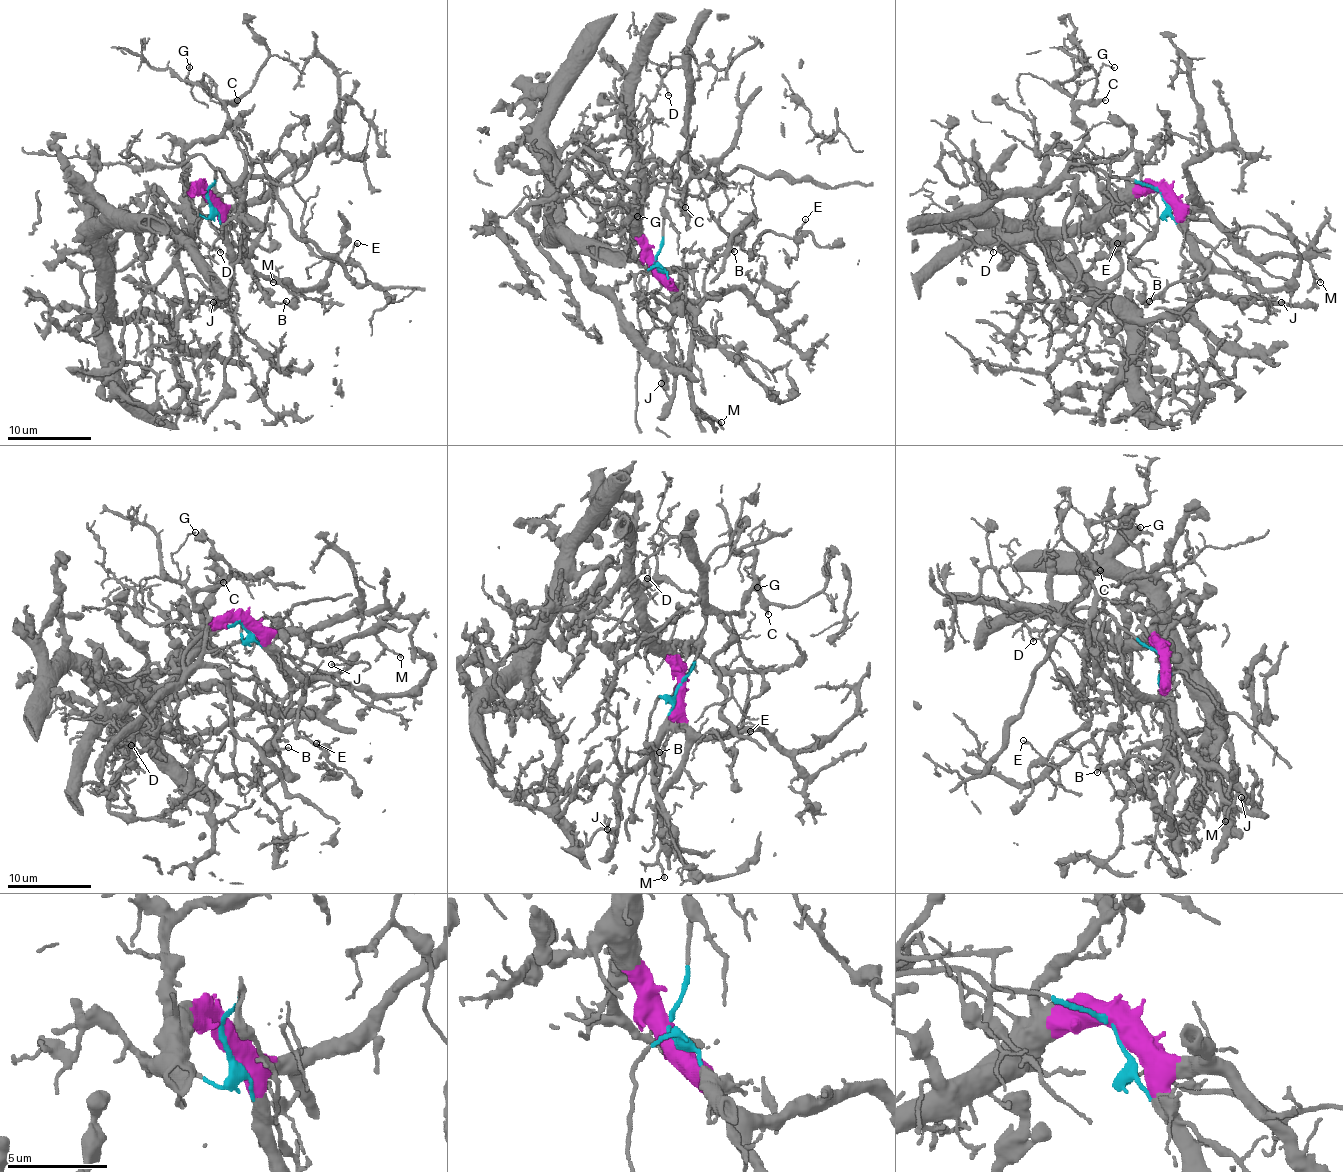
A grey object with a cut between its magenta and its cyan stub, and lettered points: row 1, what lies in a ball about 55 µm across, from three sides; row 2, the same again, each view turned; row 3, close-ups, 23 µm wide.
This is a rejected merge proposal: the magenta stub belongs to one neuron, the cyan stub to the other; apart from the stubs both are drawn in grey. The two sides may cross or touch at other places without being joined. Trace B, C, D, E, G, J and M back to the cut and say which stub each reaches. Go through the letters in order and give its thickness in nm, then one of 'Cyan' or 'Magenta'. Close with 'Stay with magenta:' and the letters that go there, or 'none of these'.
B: Thickness 130 nm. Magenta
C: Thickness 220 nm. Cyan
D: Thickness 120 nm. Cyan
E: Thickness 130 nm. Cyan
G: Thickness 100 nm. Cyan
J: Thickness 140 nm. Magenta
M: Thickness 150 nm. Magenta
Stay with magenta: B, J, M

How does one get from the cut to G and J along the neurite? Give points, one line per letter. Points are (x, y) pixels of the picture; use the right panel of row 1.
G: (1163, 196), (1095, 169), (1057, 179), (1085, 133), (1074, 110), (1076, 82), (1104, 63), (1114, 68)
J: (1163, 196), (1173, 206), (1184, 238), (1190, 246), (1190, 255), (1217, 293), (1280, 301)

